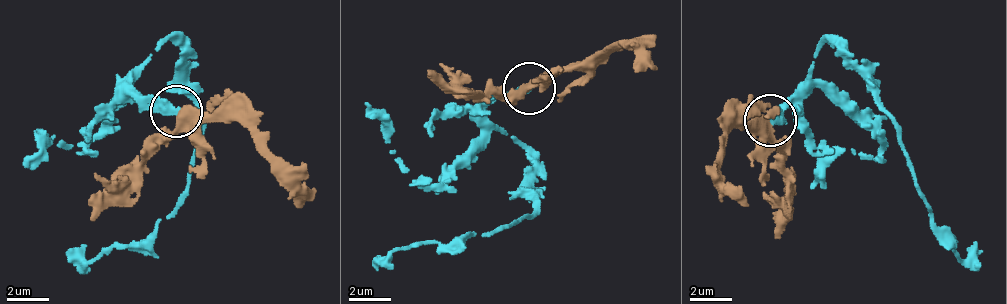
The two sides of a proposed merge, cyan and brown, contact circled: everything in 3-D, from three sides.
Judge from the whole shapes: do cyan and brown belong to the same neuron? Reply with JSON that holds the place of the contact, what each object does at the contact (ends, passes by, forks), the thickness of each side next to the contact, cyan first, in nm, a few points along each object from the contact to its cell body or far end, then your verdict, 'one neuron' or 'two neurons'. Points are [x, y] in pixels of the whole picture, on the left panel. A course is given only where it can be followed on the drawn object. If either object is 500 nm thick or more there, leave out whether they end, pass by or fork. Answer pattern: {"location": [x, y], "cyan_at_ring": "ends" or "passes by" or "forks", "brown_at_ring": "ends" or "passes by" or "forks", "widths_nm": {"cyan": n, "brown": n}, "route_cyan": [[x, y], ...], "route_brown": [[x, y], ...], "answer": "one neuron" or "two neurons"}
{"location": [176, 111], "cyan_at_ring": "ends", "brown_at_ring": "passes by", "widths_nm": {"cyan": 380, "brown": 400}, "route_cyan": [[178, 112], [130, 74], [171, 41], [202, 131], [184, 196], [136, 245], [81, 263], [67, 249]], "route_brown": [[178, 112], [231, 114], [280, 174], [300, 208]], "answer": "one neuron"}

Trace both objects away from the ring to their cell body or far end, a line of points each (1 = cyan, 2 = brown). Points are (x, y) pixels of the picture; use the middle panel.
1: (530, 89), (501, 91), (485, 115), (526, 154), (534, 212), (446, 243), (415, 243), (387, 252), (374, 265)
2: (530, 89), (585, 67), (603, 49), (627, 44), (638, 71)

